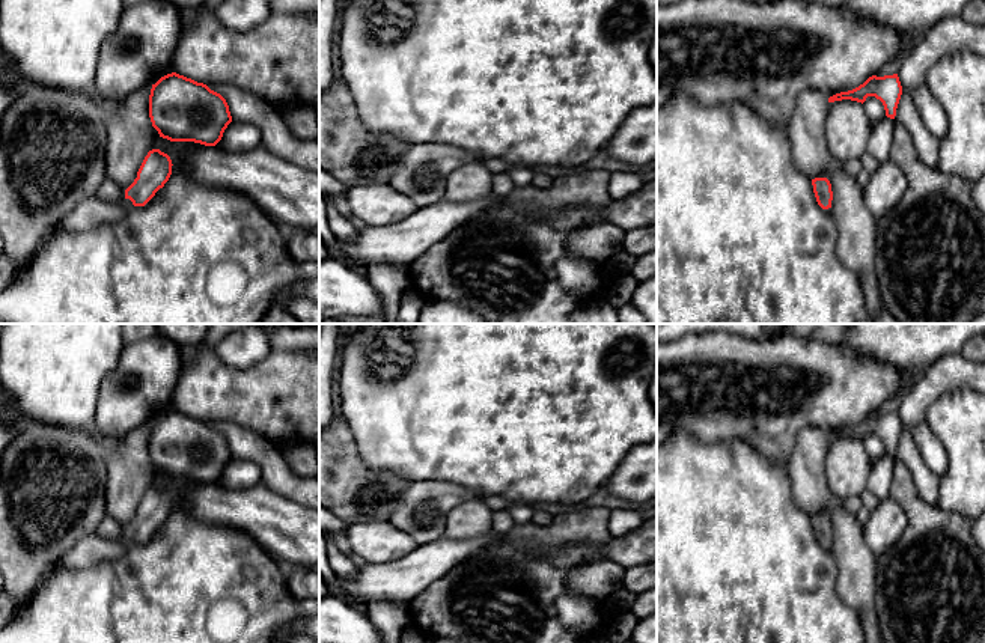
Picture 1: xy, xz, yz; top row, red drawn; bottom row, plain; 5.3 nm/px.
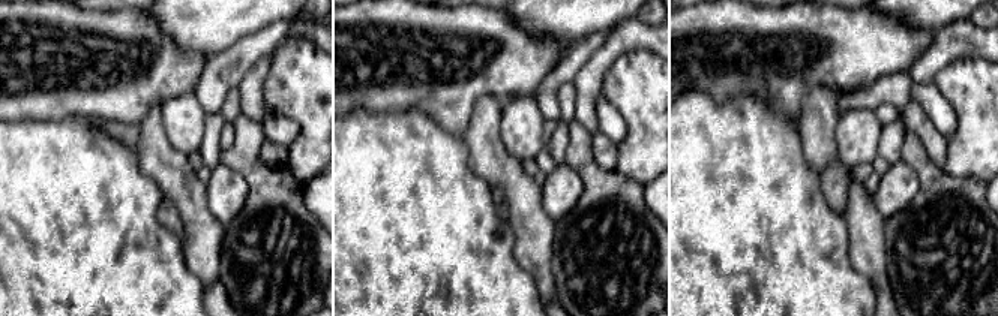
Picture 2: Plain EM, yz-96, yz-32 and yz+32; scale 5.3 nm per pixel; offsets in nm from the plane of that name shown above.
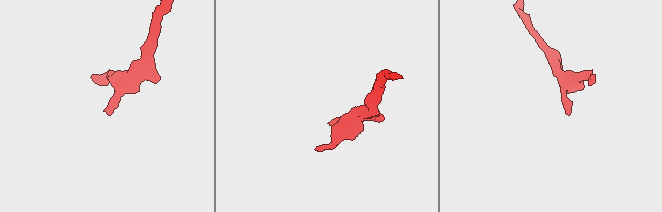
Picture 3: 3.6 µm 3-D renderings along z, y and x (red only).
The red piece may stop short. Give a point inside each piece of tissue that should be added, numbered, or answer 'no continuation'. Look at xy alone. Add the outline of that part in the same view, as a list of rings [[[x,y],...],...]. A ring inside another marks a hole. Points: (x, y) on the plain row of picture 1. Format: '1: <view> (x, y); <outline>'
1: xy (91, 550); [[[89,535],[66,551],[57,563],[75,569],[90,568],[104,560],[120,557],[131,544],[134,542],[130,536],[116,541]]]

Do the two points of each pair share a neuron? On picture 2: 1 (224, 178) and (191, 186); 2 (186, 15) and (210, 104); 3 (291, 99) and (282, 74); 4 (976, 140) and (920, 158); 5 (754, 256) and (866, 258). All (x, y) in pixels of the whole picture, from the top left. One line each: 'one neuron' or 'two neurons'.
1: two neurons
2: two neurons
3: one neuron
4: two neurons
5: two neurons

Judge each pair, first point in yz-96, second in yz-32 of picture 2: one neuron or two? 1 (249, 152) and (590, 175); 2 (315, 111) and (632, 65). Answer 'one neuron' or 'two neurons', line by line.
1: one neuron
2: one neuron

